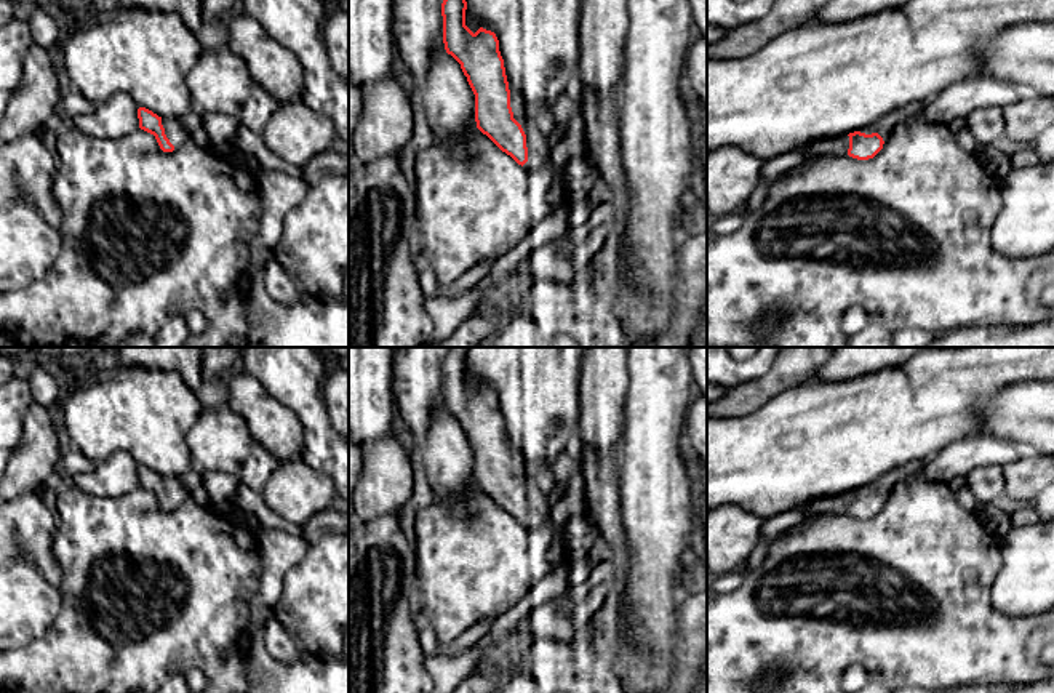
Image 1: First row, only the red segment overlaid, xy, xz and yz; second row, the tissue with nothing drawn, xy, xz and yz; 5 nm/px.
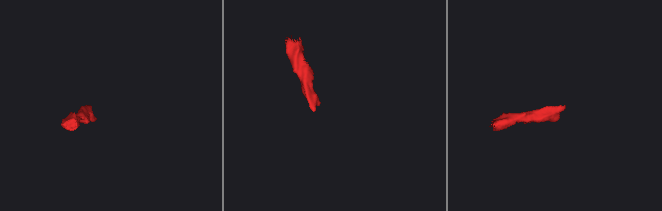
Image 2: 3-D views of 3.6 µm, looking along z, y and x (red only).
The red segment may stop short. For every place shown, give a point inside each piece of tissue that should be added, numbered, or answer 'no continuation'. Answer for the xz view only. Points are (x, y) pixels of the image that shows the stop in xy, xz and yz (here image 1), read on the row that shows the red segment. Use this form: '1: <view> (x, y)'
1: xz (538, 151)

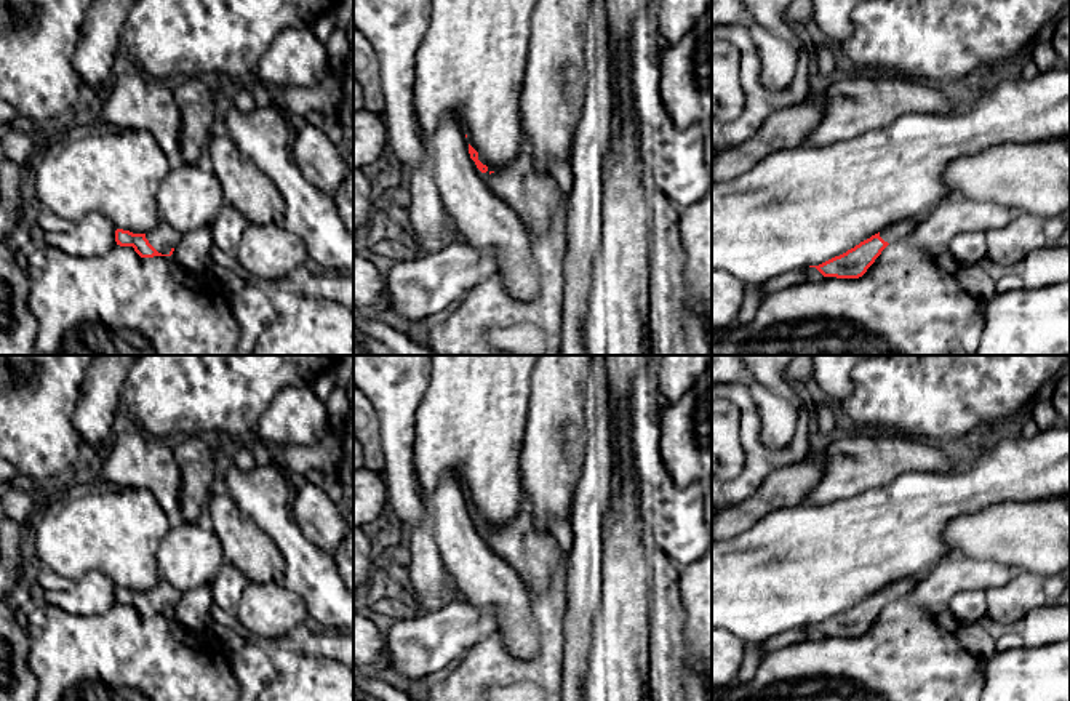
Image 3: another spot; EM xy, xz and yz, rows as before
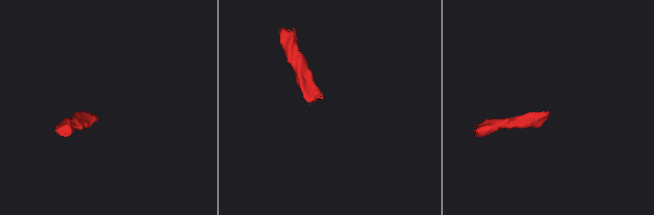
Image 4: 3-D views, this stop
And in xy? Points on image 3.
1: xy (163, 237)

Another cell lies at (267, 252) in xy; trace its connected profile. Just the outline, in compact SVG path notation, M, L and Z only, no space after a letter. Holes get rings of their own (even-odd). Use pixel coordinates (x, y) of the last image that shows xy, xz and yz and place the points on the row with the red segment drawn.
M280 222L250 224L235 258L254 280L281 280L304 267L307 246Z

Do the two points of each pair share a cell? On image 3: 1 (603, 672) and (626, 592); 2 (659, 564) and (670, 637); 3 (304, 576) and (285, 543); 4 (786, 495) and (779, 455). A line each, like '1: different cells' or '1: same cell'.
1: same cell
2: same cell
3: same cell
4: different cells

